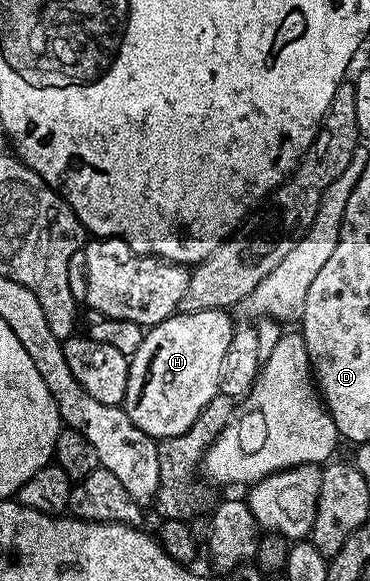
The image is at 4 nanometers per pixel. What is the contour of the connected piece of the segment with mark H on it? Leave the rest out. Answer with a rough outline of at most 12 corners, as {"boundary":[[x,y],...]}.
{"boundary":[[228,310],[181,311],[129,360],[127,417],[158,441],[219,394]]}

